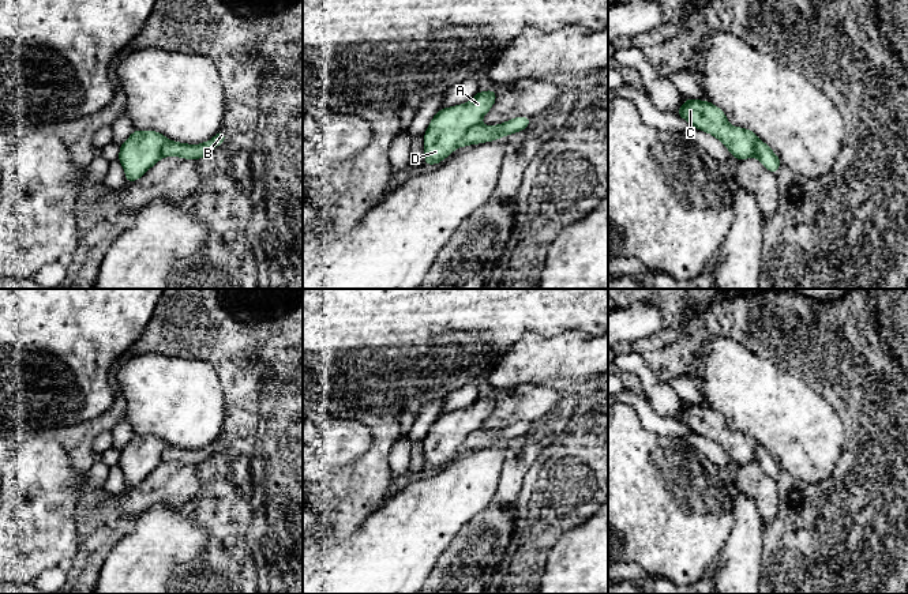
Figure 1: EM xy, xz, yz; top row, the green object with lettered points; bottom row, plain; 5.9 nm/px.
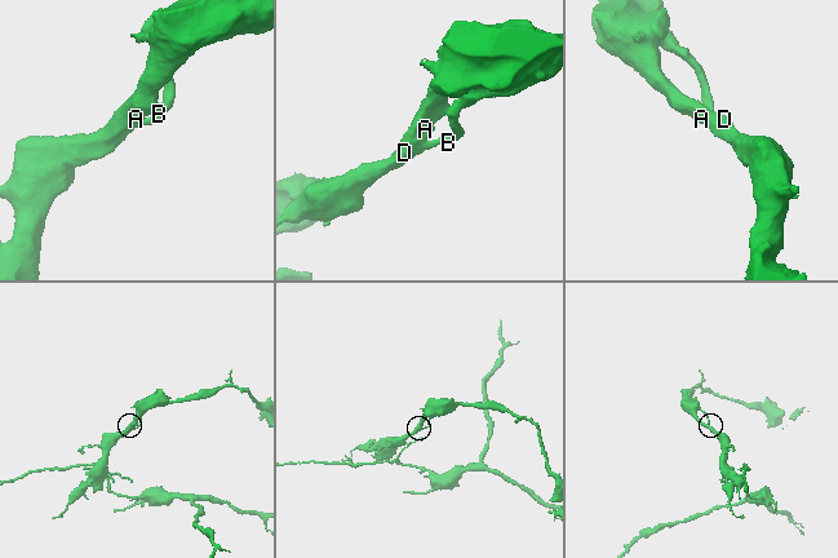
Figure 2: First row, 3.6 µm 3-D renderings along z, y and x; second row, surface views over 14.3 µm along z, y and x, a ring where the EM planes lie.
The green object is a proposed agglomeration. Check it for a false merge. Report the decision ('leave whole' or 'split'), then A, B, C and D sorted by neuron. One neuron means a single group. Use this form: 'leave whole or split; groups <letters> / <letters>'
split; groups A C D / B

